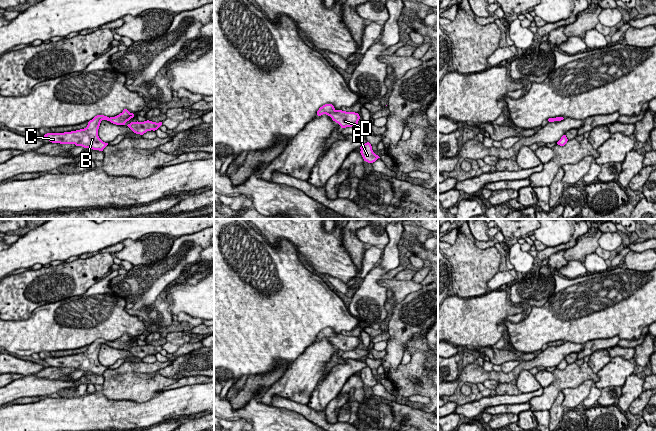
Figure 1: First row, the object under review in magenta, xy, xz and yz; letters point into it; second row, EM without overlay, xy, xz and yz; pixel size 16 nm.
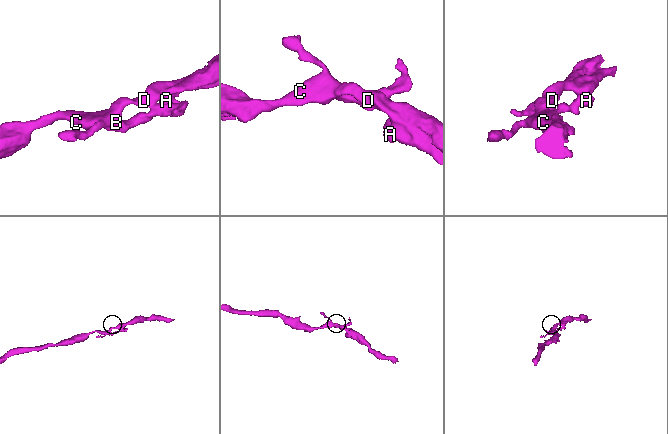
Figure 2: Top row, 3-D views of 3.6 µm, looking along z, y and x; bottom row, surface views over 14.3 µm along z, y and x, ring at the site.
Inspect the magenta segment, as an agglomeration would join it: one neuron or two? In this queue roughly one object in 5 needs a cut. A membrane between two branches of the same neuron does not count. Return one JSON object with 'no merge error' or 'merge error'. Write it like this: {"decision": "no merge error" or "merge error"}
{"decision": "no merge error"}

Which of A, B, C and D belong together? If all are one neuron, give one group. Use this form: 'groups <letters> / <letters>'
groups A B C D

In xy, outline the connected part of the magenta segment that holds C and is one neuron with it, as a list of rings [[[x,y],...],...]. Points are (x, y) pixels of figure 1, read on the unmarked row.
[[[127,333],[115,341],[107,341],[104,339],[97,339],[88,346],[84,353],[64,356],[64,357],[47,357],[44,359],[52,367],[60,368],[75,368],[84,372],[103,375],[108,367],[103,366],[98,360],[98,353],[102,344],[110,345],[116,349],[125,349],[127,345],[134,341]]]

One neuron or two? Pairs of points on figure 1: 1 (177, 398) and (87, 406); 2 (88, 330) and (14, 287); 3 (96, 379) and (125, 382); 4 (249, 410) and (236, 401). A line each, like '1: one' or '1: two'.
1: one
2: two
3: two
4: two

